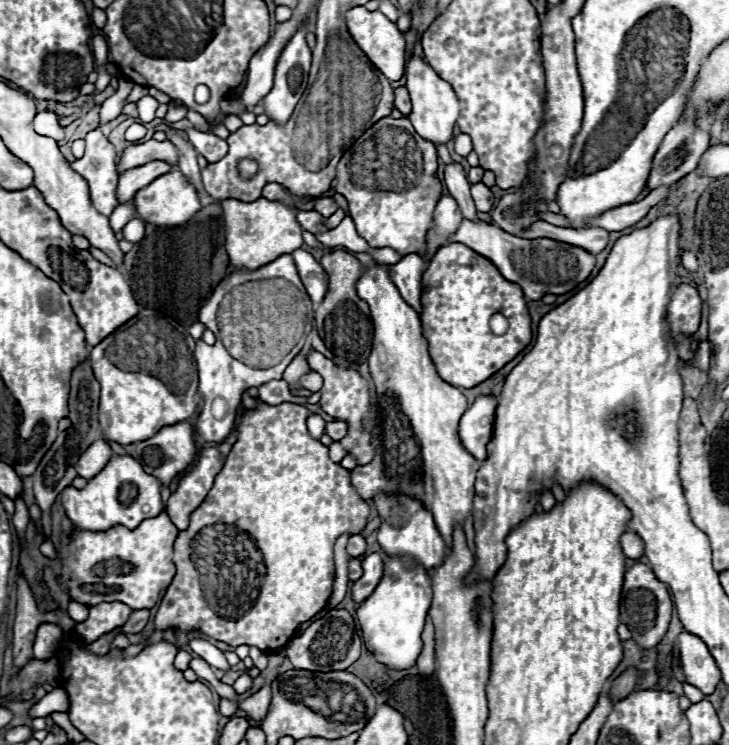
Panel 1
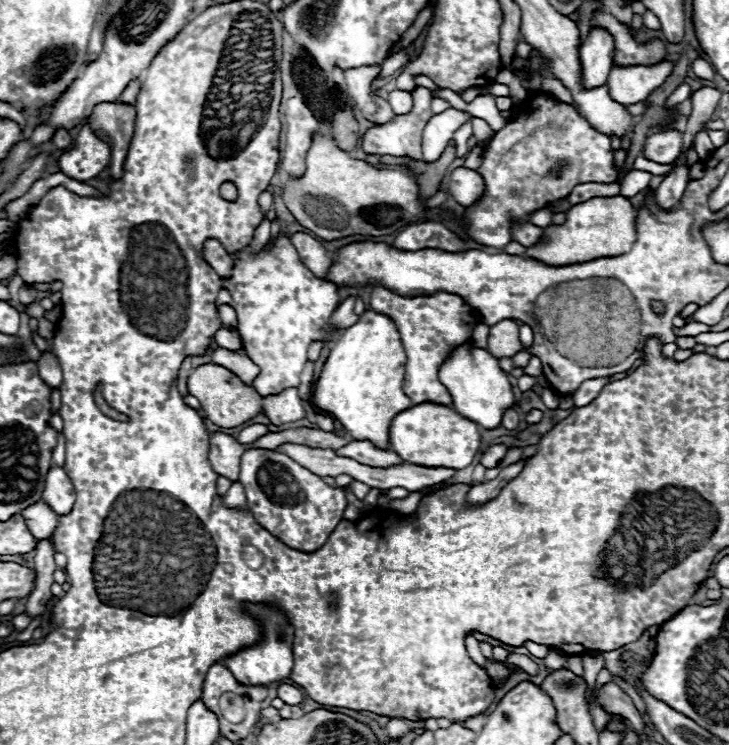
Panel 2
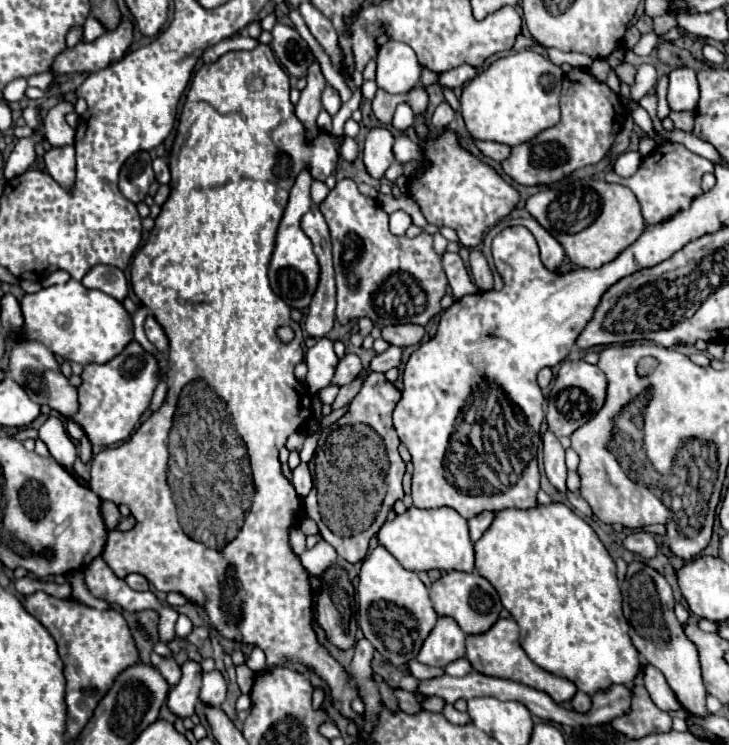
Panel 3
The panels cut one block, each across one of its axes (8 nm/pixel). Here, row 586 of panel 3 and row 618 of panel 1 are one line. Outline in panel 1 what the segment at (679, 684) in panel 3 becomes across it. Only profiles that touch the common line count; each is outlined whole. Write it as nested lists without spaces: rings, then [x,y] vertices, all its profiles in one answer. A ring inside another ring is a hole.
[[[634,564],[624,574],[624,588],[622,588],[622,622],[630,628],[632,638],[638,642],[640,648],[654,648],[664,638],[668,624],[672,618],[672,598],[662,584],[654,570],[646,564]]]

